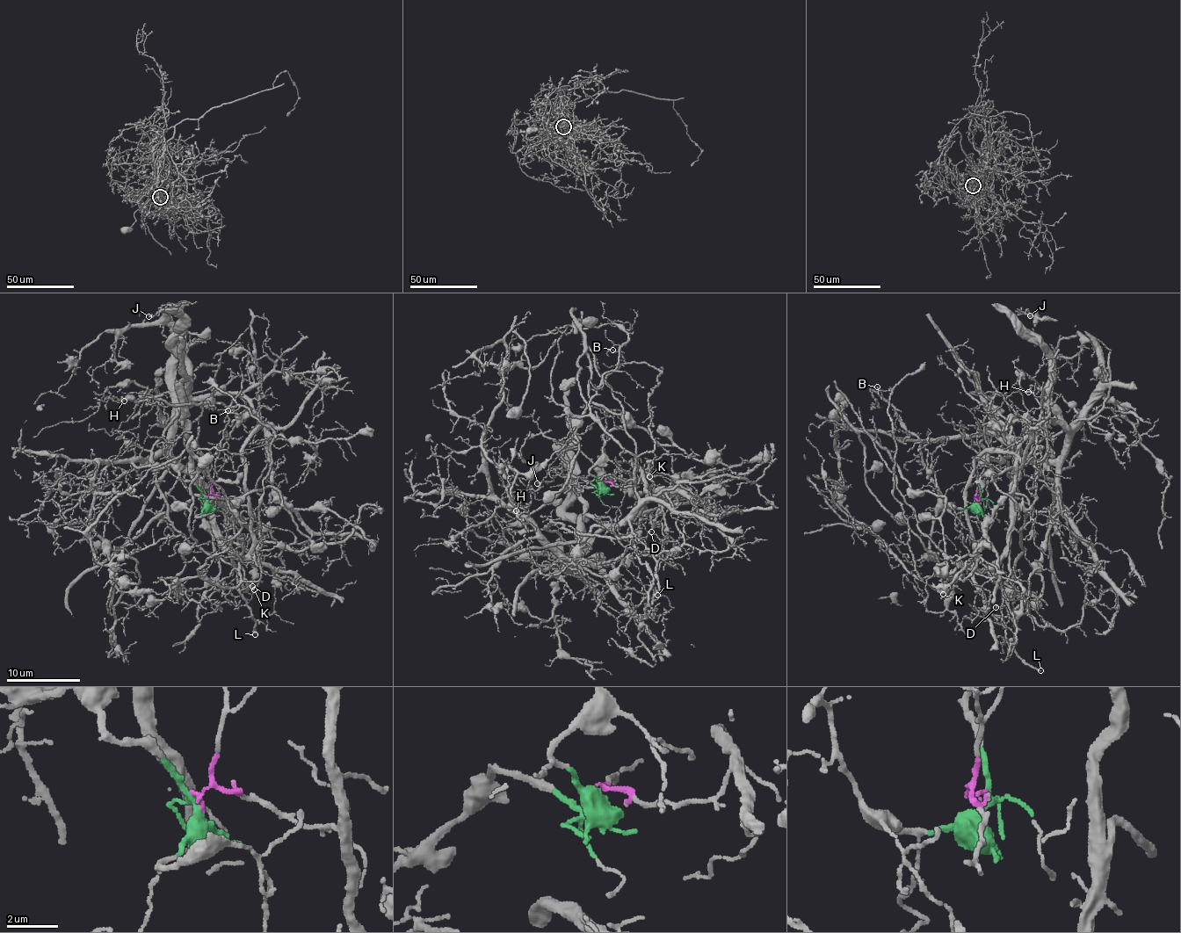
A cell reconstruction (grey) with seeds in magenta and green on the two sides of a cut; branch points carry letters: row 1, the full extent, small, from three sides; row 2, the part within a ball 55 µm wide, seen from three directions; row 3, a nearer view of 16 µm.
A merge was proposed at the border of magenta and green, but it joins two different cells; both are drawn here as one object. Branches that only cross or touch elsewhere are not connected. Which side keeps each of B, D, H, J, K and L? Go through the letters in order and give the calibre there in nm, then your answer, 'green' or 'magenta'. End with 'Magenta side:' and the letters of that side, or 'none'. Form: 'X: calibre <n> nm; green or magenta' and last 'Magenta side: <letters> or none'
B: calibre 100 nm; magenta
D: calibre 110 nm; magenta
H: calibre 140 nm; green
J: calibre 140 nm; green
K: calibre 140 nm; magenta
L: calibre 130 nm; magenta
Magenta side: B, D, K, L

